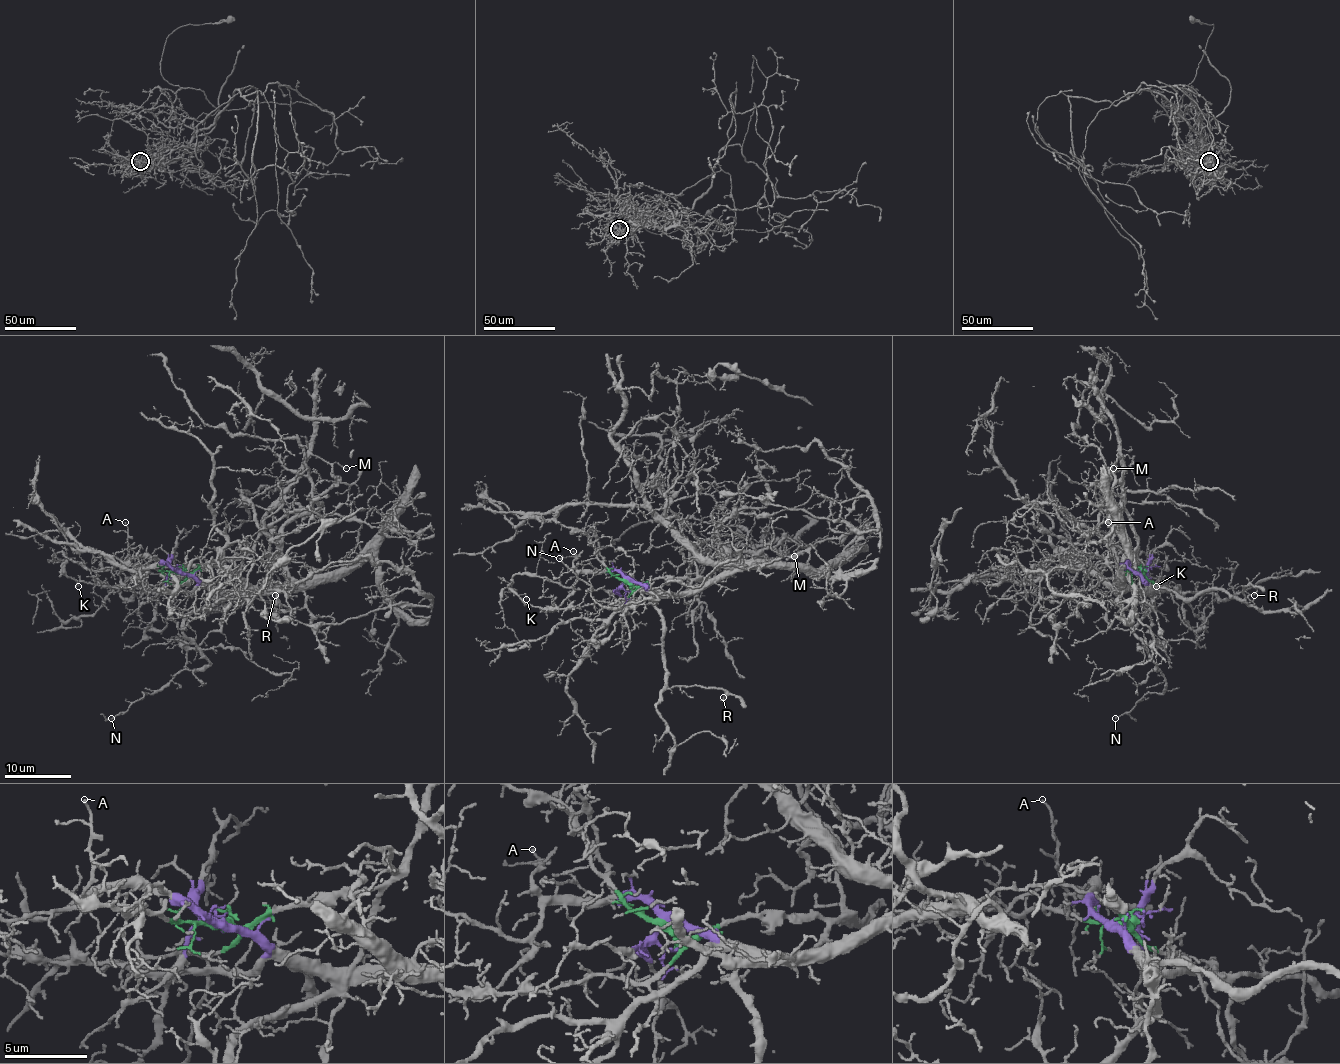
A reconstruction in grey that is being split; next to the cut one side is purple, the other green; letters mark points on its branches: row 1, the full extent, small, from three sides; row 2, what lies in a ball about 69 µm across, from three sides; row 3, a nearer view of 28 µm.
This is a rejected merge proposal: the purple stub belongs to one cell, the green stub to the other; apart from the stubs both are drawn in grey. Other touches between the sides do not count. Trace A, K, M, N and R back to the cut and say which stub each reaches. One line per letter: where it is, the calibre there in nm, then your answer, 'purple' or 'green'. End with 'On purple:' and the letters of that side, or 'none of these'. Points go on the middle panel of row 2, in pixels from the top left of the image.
A: (573, 551) | 130 nm | purple
K: (526, 599) | 100 nm | green
M: (794, 556) | 130 nm | green
N: (559, 558) | 120 nm | purple
R: (723, 697) | 120 nm | purple
On purple: A, N, R

